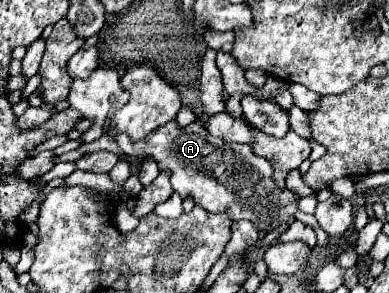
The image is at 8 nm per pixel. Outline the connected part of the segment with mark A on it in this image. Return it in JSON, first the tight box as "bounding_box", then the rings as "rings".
{"bounding_box":[116,120,298,232],"rings":[[[172,120],[140,142],[128,140],[126,134],[116,142],[124,154],[134,158],[152,156],[160,170],[172,170],[172,188],[182,198],[192,194],[194,202],[208,212],[224,212],[234,222],[250,220],[260,232],[274,230],[298,210],[298,198],[288,188],[278,190],[272,186],[272,166],[264,158],[254,156],[248,144],[224,144],[220,138],[208,134],[208,130],[198,122],[180,128],[178,122]]]}

